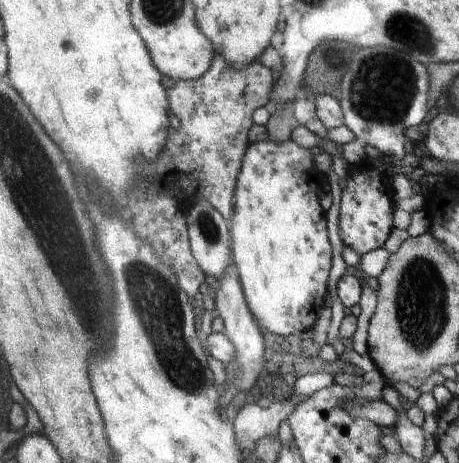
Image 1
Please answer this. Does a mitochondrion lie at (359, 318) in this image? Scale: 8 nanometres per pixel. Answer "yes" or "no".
no

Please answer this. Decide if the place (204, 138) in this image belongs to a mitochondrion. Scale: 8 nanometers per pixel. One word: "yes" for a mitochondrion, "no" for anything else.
no

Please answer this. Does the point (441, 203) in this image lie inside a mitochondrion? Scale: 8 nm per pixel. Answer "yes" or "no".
no

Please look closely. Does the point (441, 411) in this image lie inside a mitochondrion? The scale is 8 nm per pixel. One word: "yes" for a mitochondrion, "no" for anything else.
no

